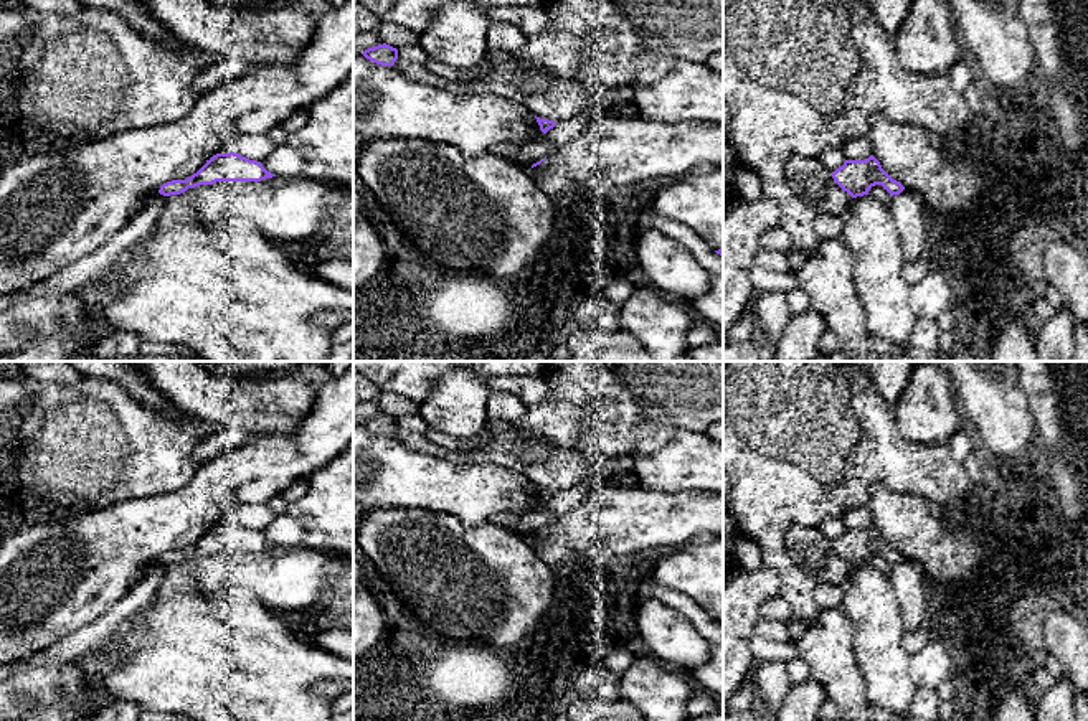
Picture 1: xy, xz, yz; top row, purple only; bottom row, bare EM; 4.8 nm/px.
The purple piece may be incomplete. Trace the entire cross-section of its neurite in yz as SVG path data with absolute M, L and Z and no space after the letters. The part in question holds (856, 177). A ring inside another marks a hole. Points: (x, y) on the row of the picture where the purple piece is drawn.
M873 155L865 160L845 160L842 167L832 172L832 178L852 198L868 195L868 190L875 185L882 185L892 196L905 190Z

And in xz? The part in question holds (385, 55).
M383 43L373 48L368 48L362 53L367 59L381 64L381 66L393 66L398 59L398 49Z

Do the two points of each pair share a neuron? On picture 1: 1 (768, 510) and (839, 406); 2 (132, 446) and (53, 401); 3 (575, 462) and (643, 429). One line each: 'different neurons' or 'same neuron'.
1: same neuron
2: same neuron
3: different neurons

